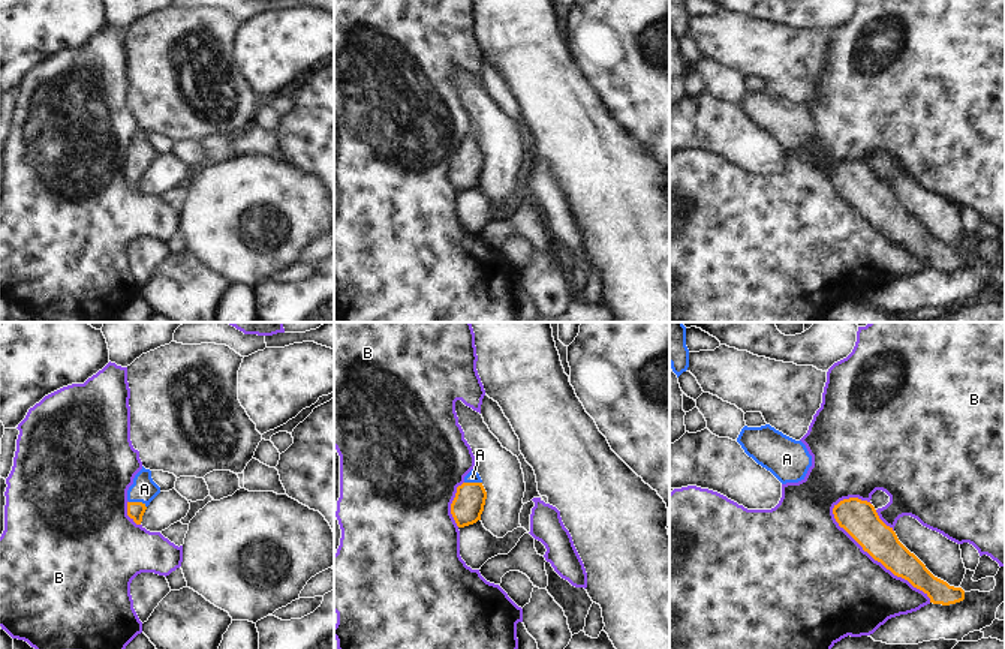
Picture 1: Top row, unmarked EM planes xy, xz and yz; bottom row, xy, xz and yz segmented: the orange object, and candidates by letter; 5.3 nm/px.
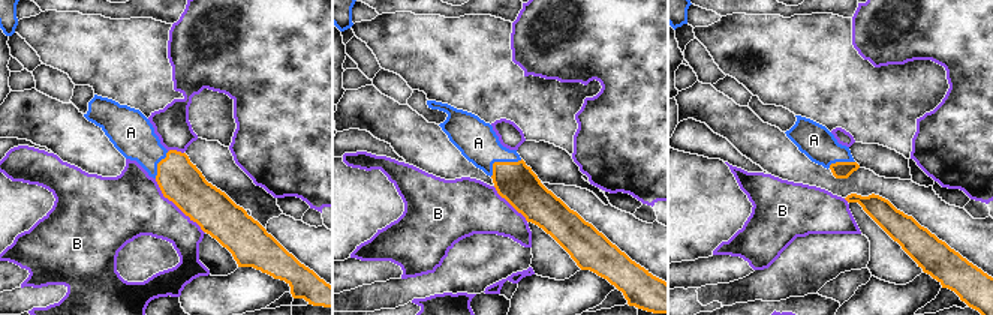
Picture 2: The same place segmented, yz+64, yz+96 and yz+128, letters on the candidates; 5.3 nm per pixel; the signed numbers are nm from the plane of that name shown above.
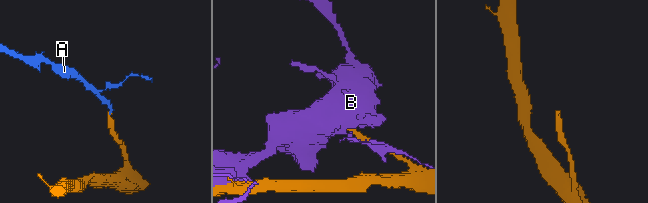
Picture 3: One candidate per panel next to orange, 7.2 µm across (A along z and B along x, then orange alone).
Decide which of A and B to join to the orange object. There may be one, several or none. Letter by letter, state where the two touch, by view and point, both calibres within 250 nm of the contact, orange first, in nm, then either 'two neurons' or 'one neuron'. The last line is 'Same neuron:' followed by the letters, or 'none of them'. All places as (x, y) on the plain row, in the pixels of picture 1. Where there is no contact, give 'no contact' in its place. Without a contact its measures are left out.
A: xy (138, 167) | 100/140 nm | one neuron
B: yz (875, 224) | 190/500 nm | two neurons
Same neuron: A

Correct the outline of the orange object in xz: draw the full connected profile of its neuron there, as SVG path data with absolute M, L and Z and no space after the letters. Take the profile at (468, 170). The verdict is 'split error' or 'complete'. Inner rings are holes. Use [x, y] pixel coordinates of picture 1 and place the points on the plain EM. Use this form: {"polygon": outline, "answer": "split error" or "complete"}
{"polygon": "M472 133L464 147L457 151L455 162L451 168L451 178L458 192L464 192L481 184L487 163L487 156L482 150L479 138Z", "answer": "split error"}

